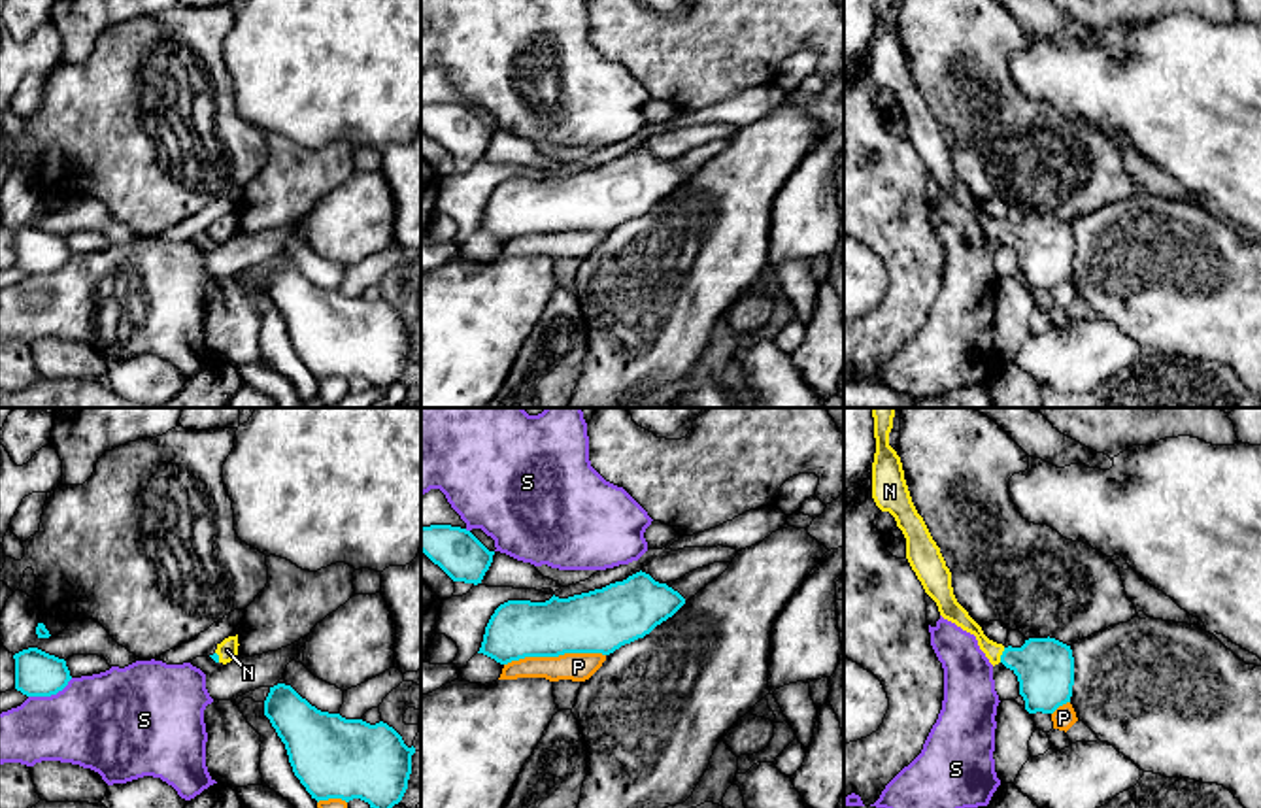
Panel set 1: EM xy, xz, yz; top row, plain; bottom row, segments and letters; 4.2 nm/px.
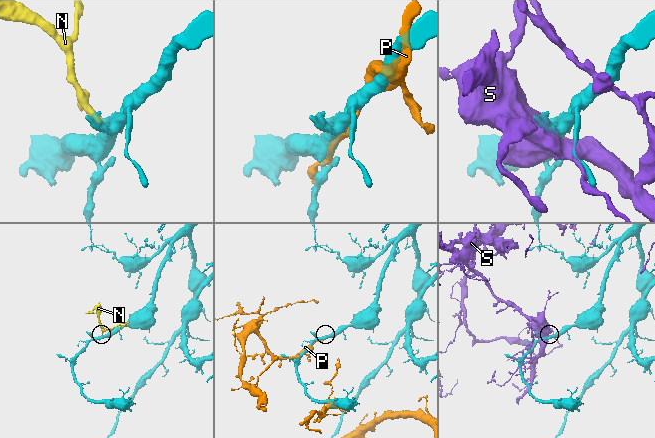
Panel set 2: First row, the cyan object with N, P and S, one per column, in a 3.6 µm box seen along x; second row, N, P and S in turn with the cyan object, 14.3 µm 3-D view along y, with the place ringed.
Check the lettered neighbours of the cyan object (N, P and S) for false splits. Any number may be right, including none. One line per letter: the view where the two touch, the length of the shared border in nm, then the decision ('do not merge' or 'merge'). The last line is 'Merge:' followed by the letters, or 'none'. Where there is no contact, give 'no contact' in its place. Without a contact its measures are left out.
N: yz | 70 nm | merge
P: xz | 440 nm | do not merge
S: xy | 200 nm | do not merge
Merge: N

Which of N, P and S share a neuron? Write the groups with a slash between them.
N / P / S

